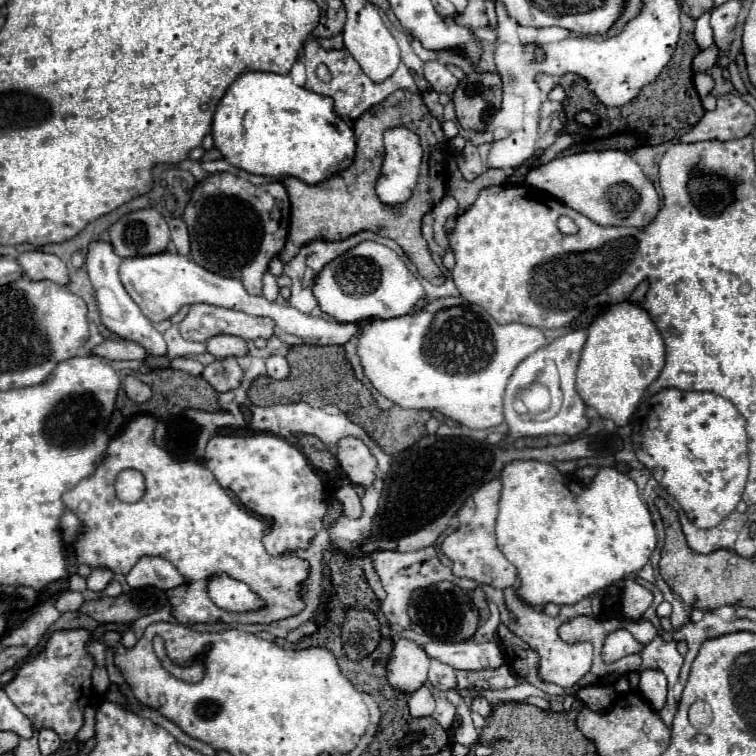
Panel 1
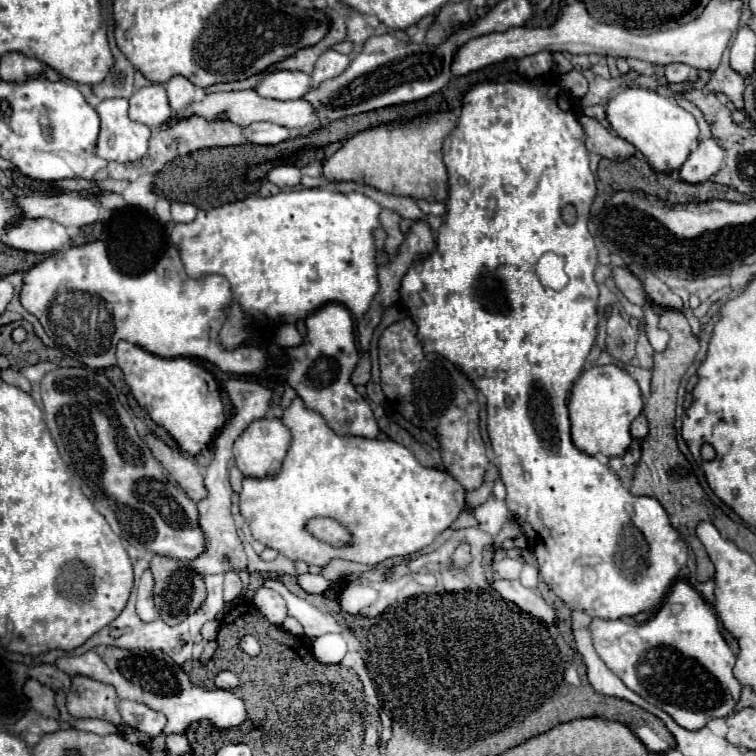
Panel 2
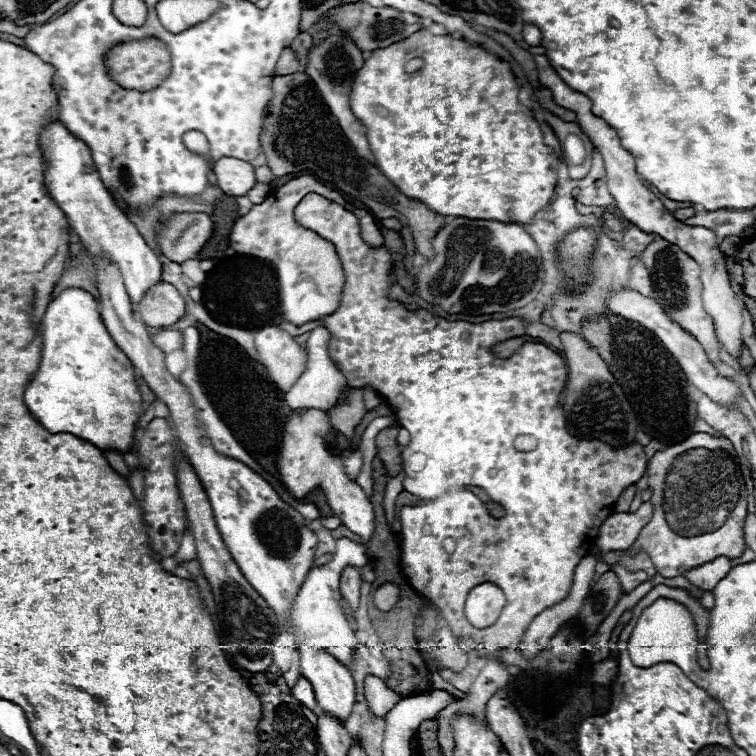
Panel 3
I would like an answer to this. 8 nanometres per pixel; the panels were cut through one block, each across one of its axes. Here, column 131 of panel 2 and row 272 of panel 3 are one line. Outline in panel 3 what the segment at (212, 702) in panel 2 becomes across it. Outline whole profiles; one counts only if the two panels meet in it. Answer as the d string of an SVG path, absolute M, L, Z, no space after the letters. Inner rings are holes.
M656 238L652 240L646 250L642 252L642 262L646 264L646 268L650 270L650 276L652 276L652 282L654 282L654 290L658 294L664 294L664 296L658 296L658 302L662 304L662 308L668 312L668 316L682 324L682 328L686 328L704 348L704 352L710 356L712 364L718 368L718 372L726 378L730 378L734 374L734 370L726 368L724 364L720 364L718 360L718 348L720 344L716 342L716 332L714 332L714 322L710 318L710 314L704 312L704 306L702 306L702 282L700 282L700 266L686 254L682 252L676 244L670 244L662 238Z

